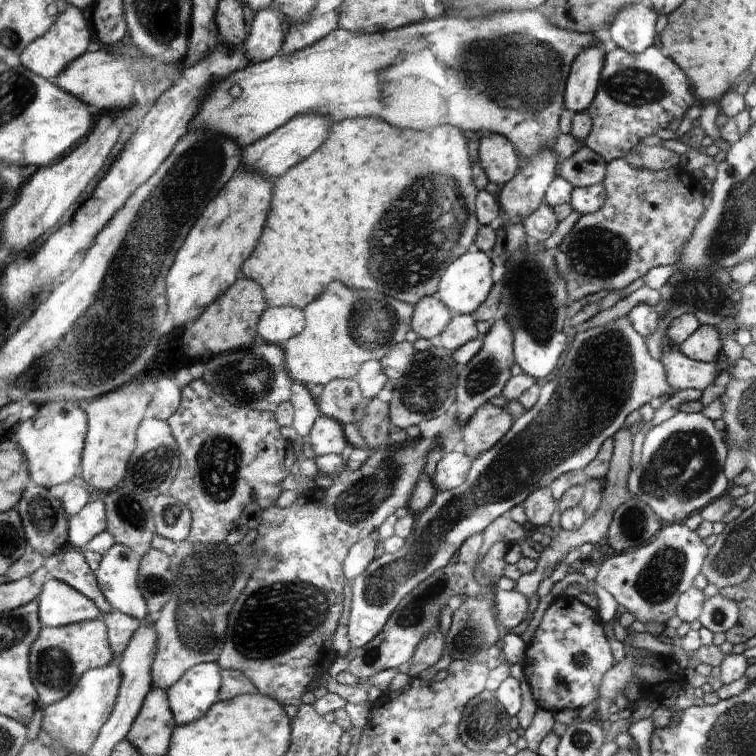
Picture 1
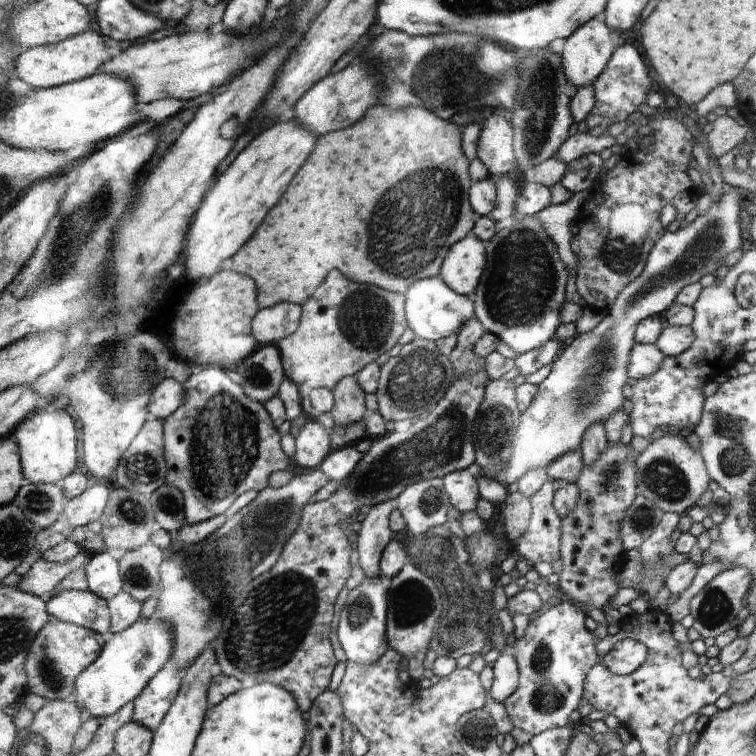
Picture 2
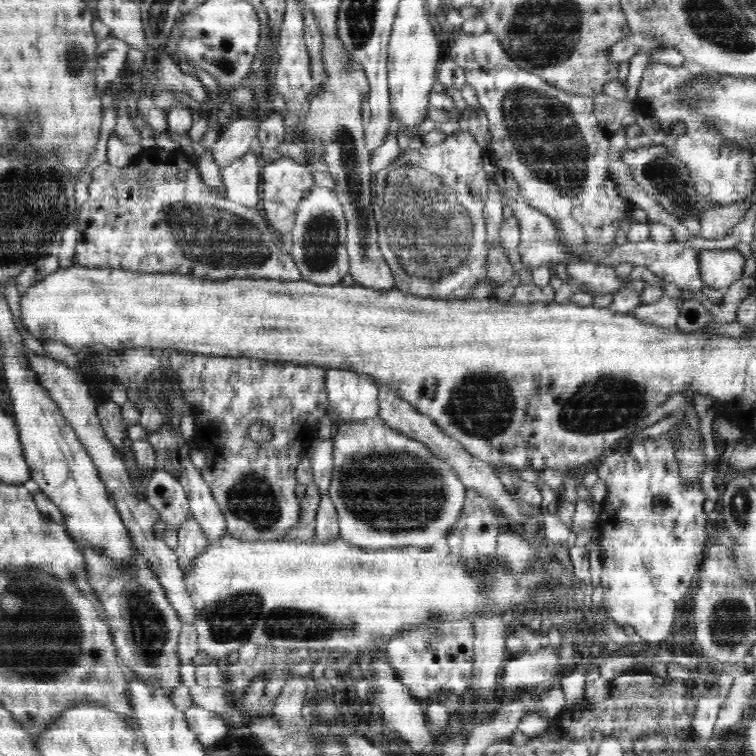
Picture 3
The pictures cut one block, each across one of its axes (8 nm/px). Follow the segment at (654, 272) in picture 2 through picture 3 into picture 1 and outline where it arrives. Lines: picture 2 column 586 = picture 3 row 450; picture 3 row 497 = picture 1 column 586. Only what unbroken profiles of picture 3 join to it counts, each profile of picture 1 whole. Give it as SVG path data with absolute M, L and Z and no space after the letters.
M628 315L608 322L606 326L578 332L554 378L541 387L536 404L518 416L510 430L492 448L481 453L472 462L469 474L460 486L439 491L432 504L415 515L414 530L405 538L404 546L398 552L384 553L375 558L368 568L351 582L351 611L348 623L351 647L358 649L380 635L401 600L410 592L416 591L418 585L429 576L444 568L470 536L483 532L496 518L508 515L509 510L524 503L538 488L549 487L559 476L588 467L600 454L605 440L613 438L623 428L624 420L634 410L638 410L652 398L665 396L669 399L674 394L676 390L666 380L666 366L650 356L645 338L634 330Z

